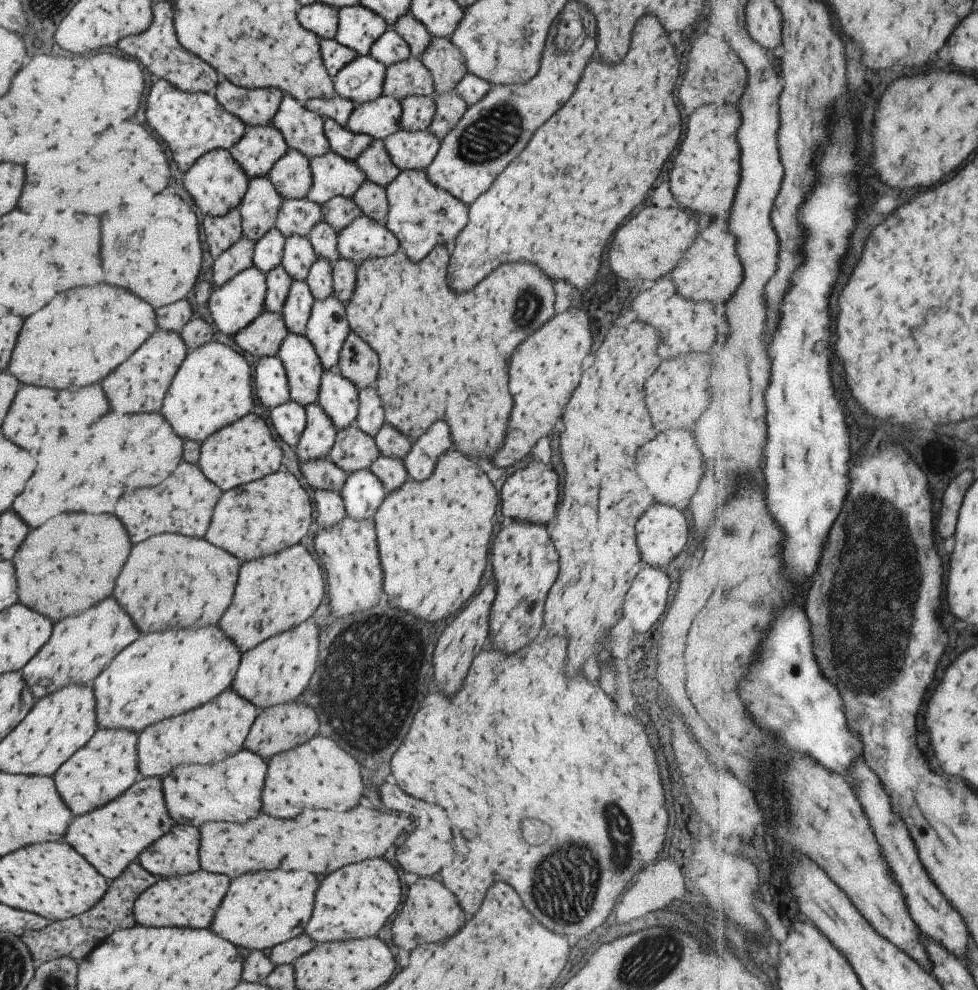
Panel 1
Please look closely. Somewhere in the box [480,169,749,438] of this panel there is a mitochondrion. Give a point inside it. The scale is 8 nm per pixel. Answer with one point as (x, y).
(528, 305)

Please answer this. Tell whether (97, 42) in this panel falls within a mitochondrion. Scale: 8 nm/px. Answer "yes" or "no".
no

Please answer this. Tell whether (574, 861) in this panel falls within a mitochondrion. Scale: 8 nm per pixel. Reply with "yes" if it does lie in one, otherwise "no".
yes

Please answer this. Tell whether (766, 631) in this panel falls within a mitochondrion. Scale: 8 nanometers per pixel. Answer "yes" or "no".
no

